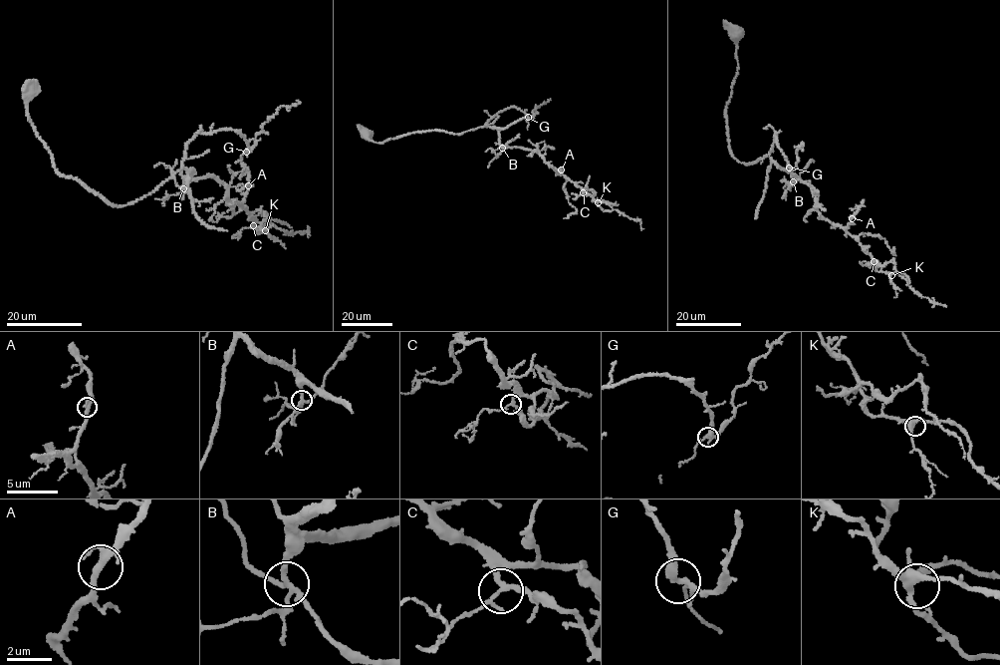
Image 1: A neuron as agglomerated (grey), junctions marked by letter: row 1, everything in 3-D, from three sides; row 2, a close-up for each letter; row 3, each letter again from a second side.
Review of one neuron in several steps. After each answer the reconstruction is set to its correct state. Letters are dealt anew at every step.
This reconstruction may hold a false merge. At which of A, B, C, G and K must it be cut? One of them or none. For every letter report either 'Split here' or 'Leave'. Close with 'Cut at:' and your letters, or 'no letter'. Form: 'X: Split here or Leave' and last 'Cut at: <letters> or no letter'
A: Leave
B: Leave
C: Leave
G: Leave
K: Leave
Cut at: no letter

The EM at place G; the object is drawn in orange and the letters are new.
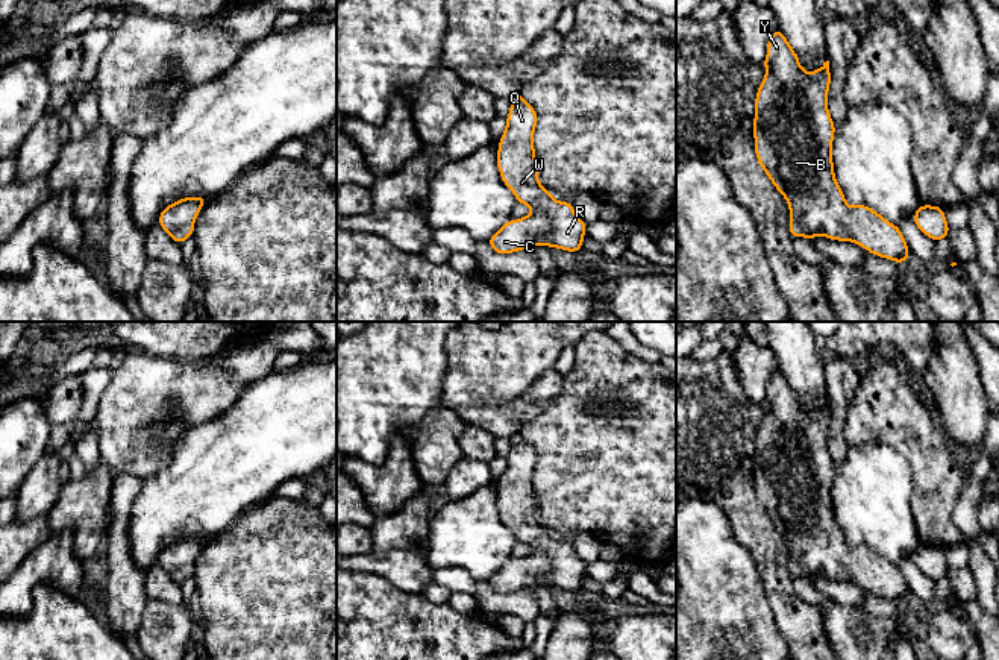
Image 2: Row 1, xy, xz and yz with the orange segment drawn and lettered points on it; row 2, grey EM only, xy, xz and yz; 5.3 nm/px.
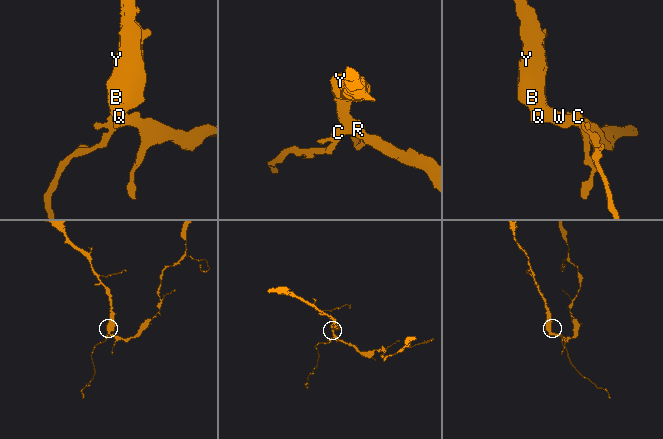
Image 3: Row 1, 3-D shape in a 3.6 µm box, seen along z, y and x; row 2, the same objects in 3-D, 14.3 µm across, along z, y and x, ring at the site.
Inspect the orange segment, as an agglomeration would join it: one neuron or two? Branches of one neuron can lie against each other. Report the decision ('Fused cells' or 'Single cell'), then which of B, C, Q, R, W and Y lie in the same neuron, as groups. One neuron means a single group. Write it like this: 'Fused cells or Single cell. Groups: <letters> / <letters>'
Single cell. Groups: B C Q R W Y

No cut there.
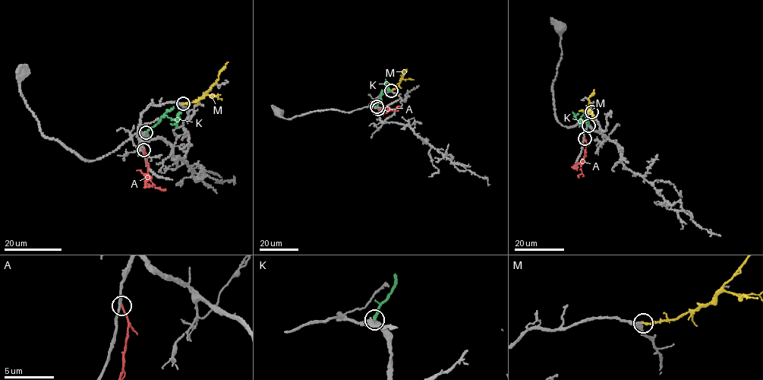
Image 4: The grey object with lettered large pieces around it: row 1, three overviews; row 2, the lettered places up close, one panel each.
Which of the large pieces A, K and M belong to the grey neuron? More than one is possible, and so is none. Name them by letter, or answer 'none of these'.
M

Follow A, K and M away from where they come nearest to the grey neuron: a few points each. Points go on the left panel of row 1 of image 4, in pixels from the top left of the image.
A: (143, 150), (147, 157), (149, 178), (156, 188), (166, 190)
K: (146, 132), (165, 115), (178, 119), (181, 111)
M: (182, 103), (203, 96), (219, 78), (228, 61)

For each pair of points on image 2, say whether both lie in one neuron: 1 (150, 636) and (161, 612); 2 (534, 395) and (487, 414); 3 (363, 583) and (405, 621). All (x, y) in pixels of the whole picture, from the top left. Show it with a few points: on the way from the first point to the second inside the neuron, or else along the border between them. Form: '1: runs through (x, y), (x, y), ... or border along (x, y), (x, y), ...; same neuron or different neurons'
1: runs through (156, 630), (161, 625), (161, 618); same neuron
2: runs through (522, 407), (514, 414), (499, 414); same neuron
3: runs through (373, 594), (394, 615); same neuron

